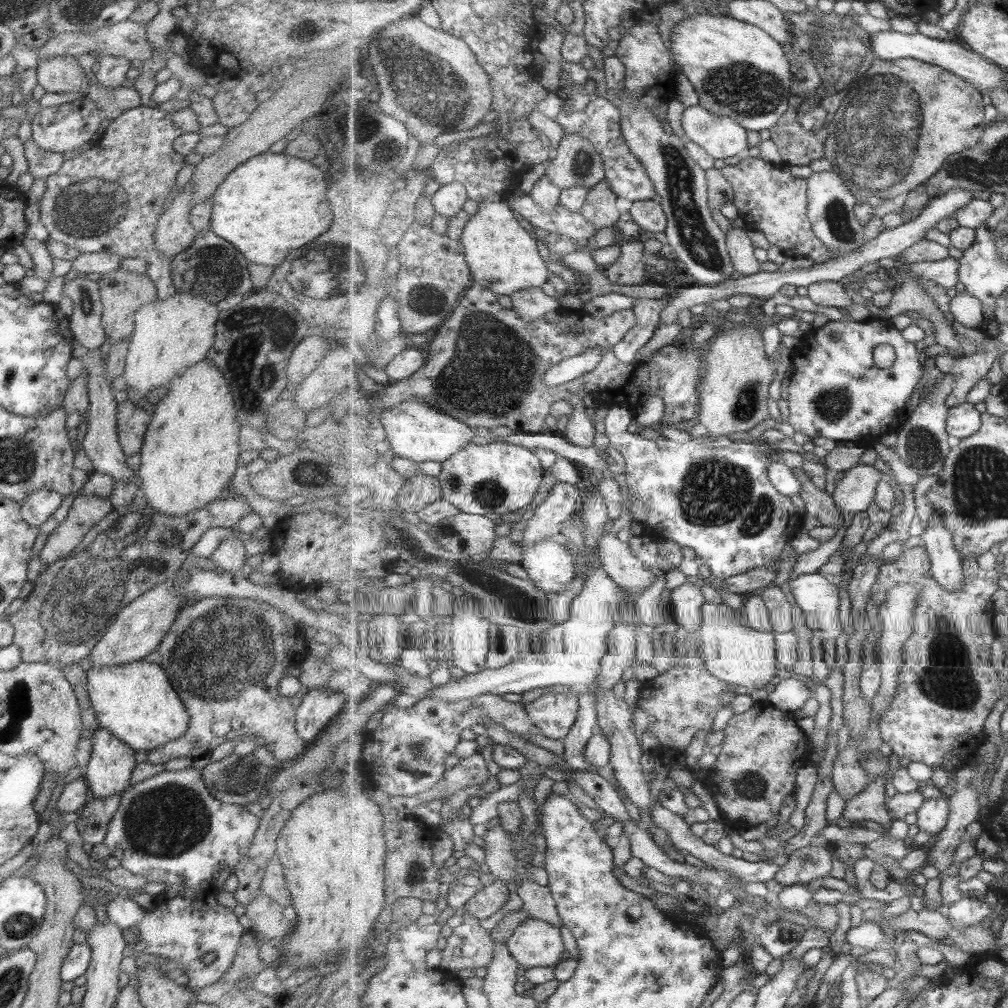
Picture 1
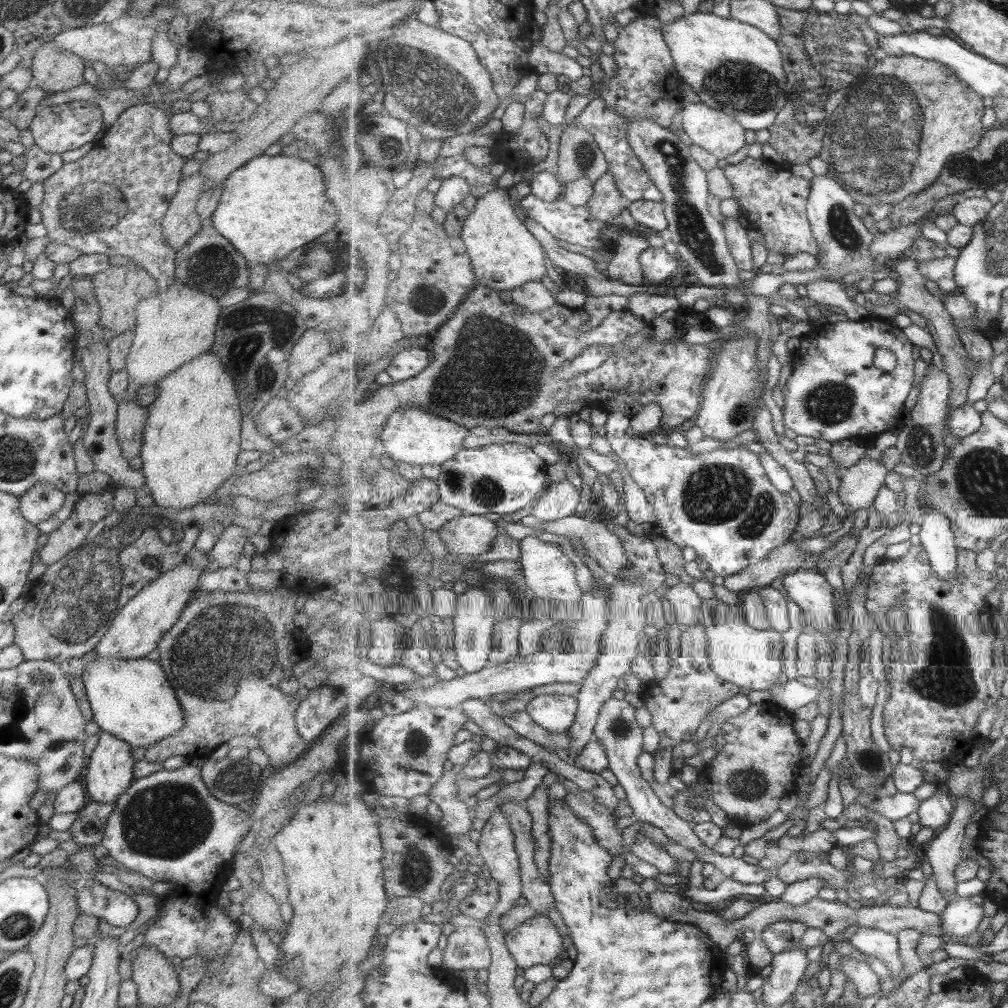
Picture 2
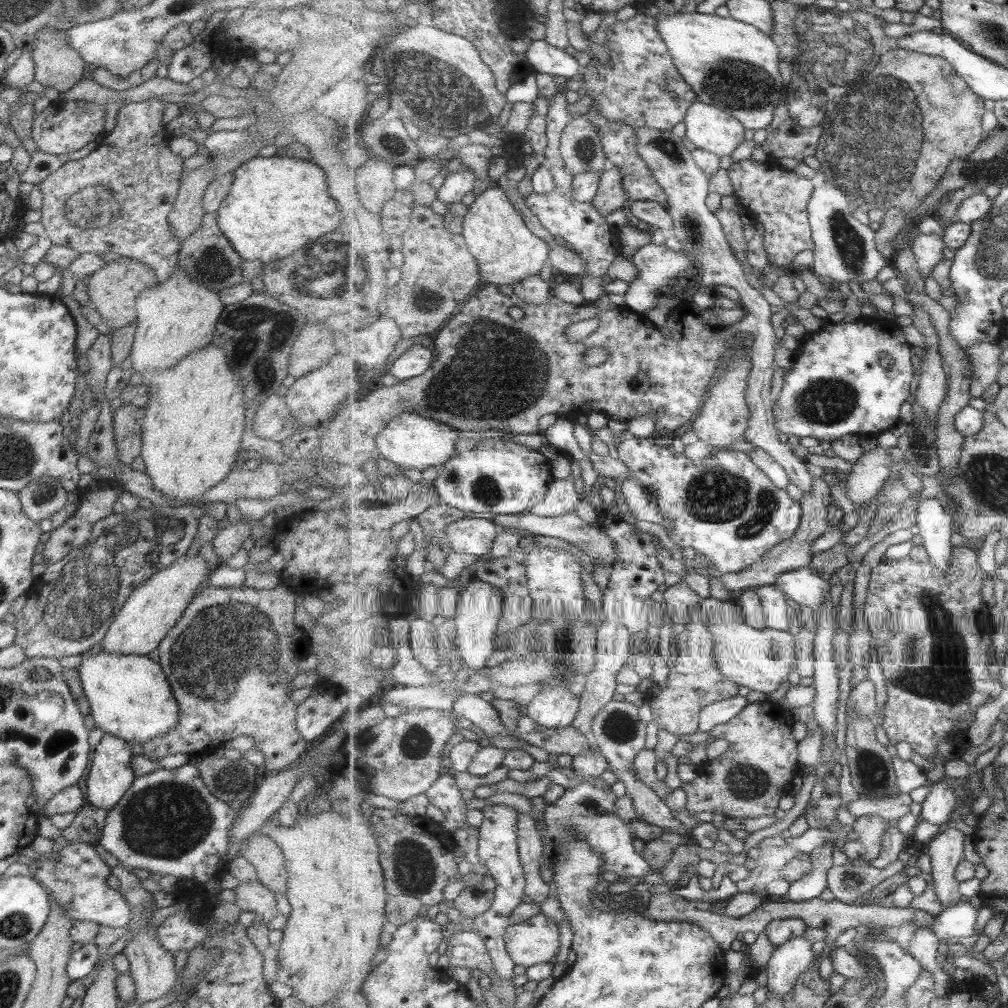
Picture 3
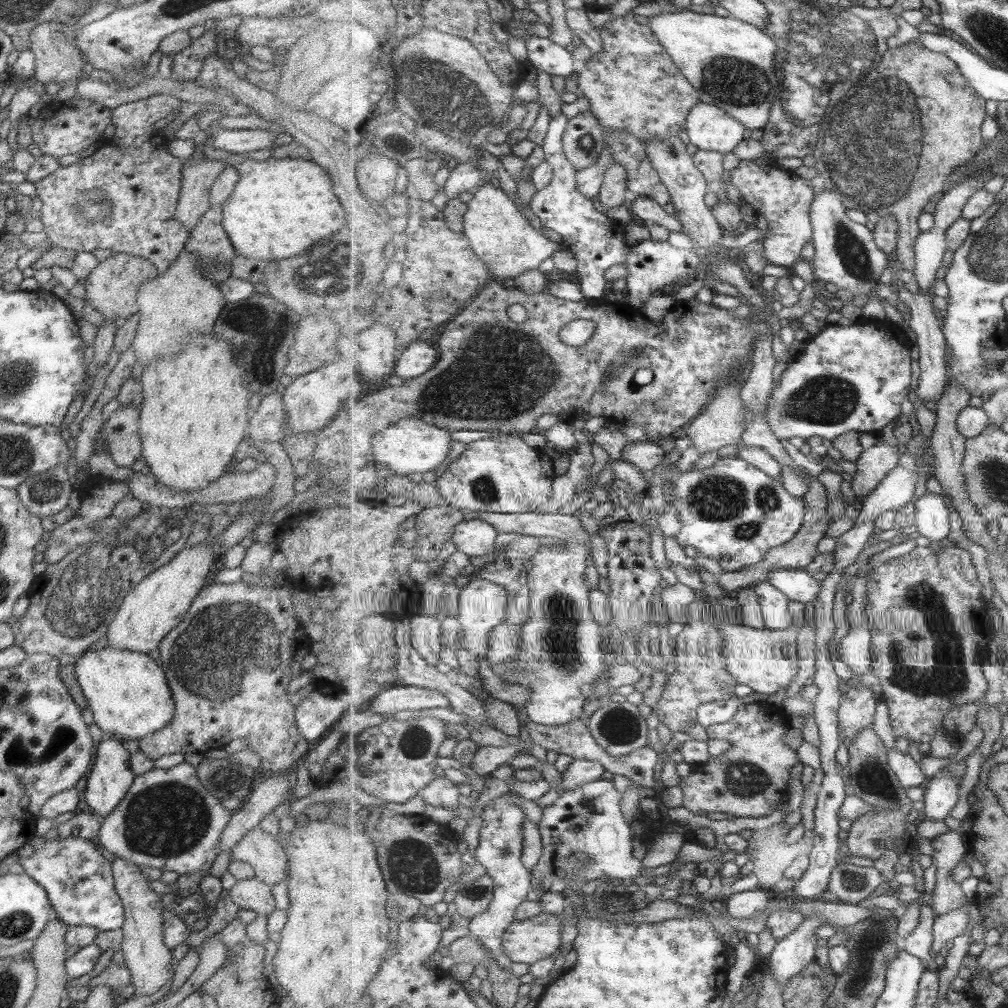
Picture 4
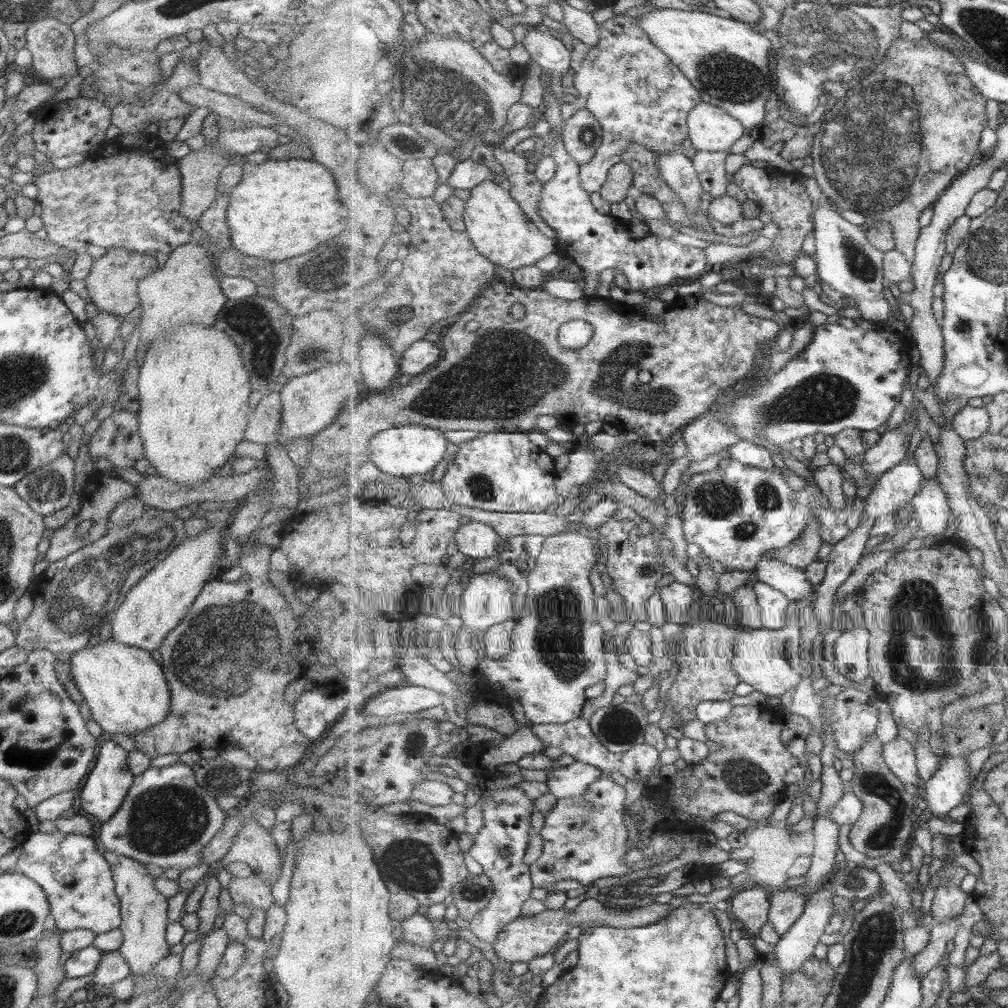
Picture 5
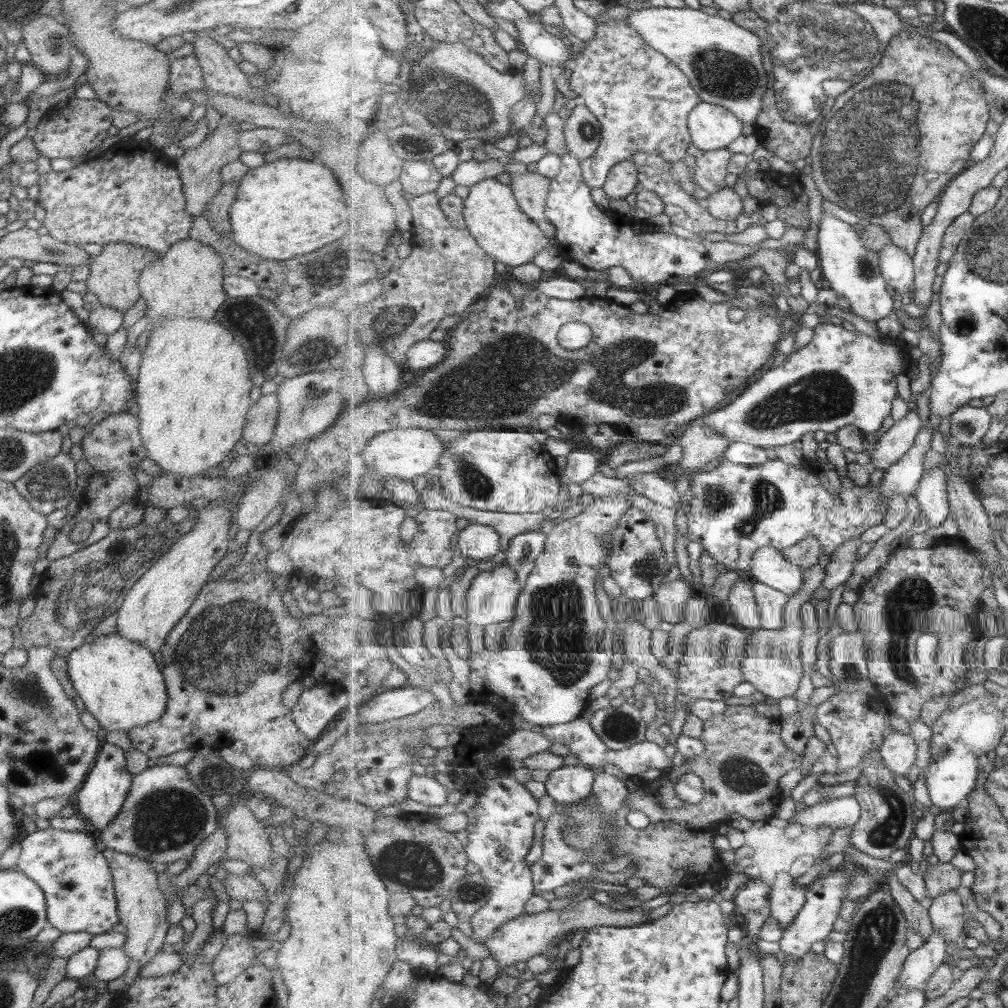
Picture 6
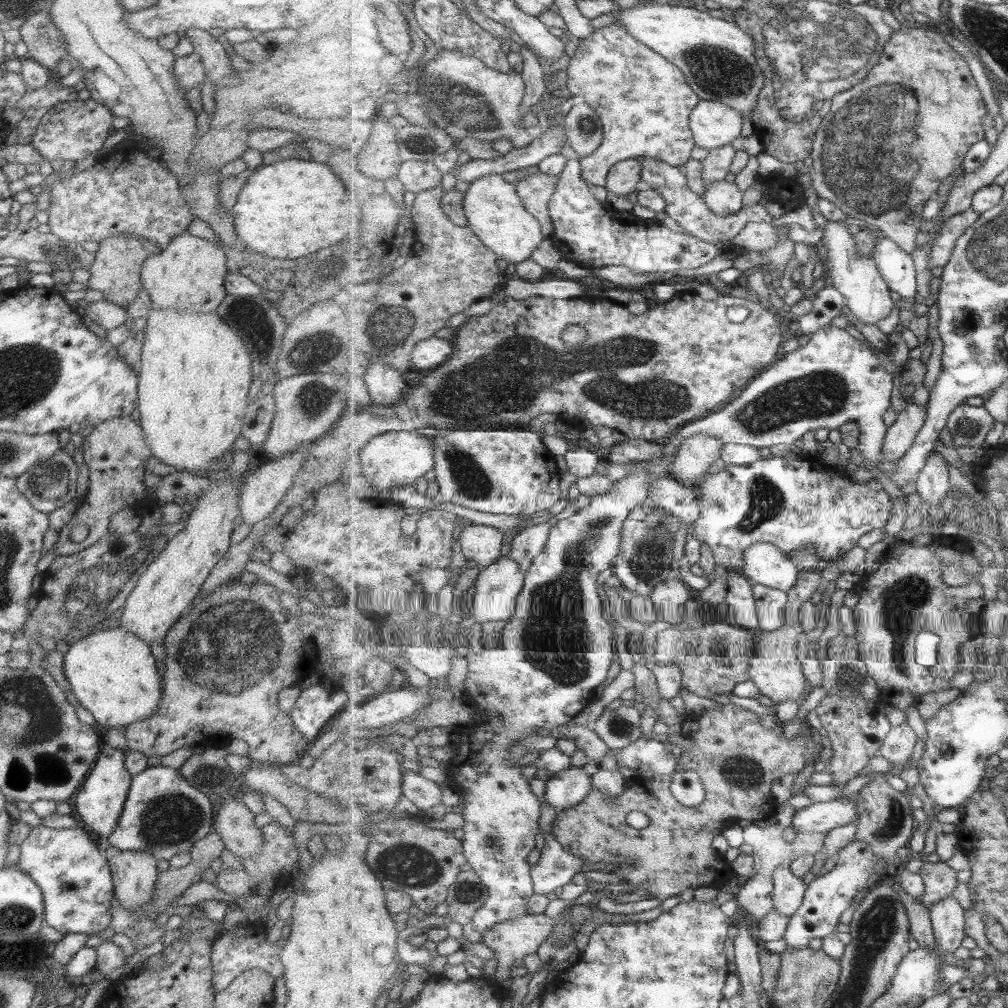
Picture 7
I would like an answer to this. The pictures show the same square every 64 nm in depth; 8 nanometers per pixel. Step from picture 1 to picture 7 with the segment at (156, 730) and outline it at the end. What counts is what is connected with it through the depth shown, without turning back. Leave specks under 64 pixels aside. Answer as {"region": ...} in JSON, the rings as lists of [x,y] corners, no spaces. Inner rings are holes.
{"region":[[[121,625],[96,630],[78,638],[68,646],[62,671],[77,702],[90,712],[97,724],[109,729],[123,726],[151,716],[163,696],[160,677],[149,646]]]}

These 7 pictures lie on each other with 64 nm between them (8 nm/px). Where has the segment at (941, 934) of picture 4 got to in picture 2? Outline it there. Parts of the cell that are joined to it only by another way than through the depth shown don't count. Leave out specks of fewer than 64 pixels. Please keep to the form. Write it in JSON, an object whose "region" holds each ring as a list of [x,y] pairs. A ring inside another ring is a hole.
{"region":[[[963,898],[948,903],[941,915],[945,938],[953,941],[959,937],[971,936],[983,920],[983,910],[981,906]]]}

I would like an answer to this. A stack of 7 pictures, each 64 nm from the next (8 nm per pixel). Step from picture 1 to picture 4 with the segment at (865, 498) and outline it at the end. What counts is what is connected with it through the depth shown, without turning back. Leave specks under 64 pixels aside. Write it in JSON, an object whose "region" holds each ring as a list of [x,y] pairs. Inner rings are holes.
{"region":[[[877,440],[872,447],[863,451],[857,460],[857,471],[849,478],[855,496],[865,498],[899,464],[901,453],[897,445]]]}

